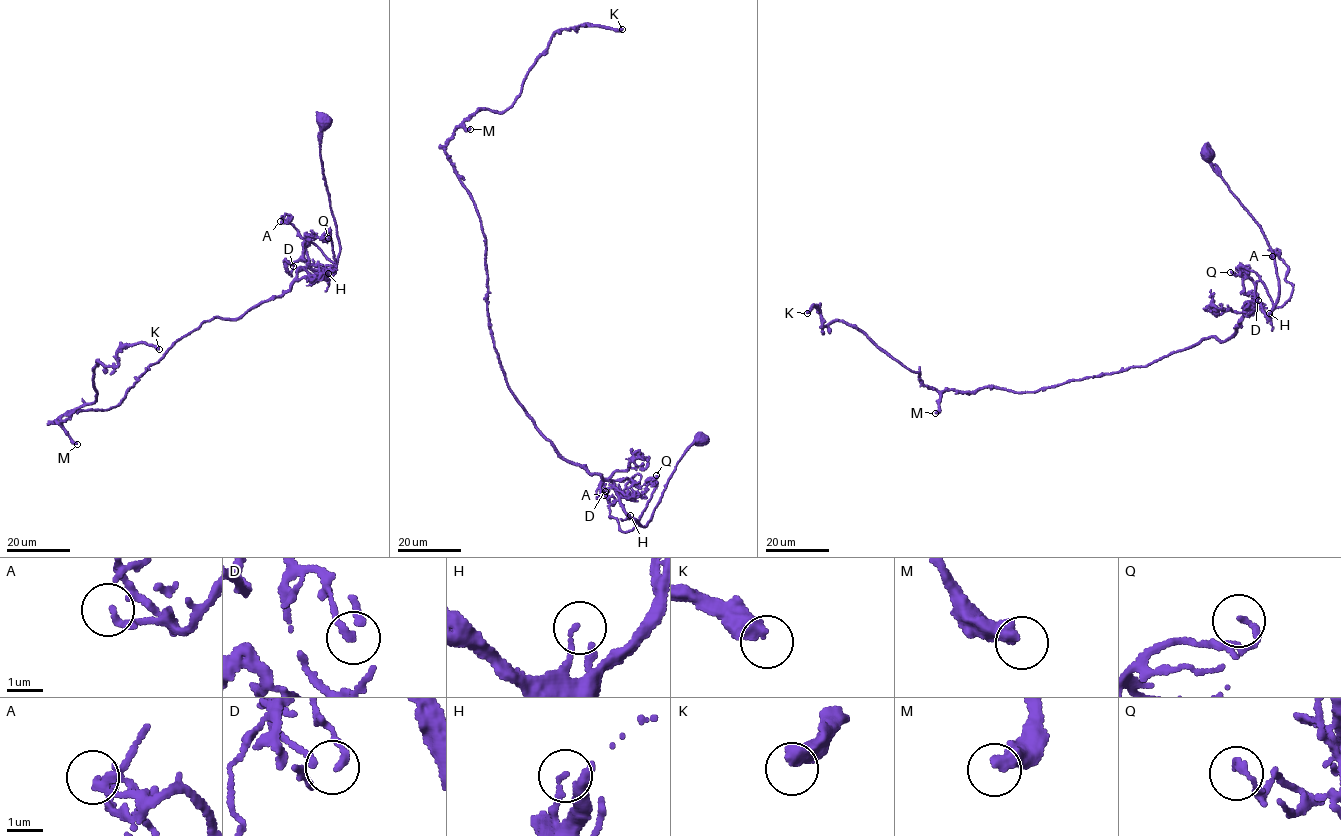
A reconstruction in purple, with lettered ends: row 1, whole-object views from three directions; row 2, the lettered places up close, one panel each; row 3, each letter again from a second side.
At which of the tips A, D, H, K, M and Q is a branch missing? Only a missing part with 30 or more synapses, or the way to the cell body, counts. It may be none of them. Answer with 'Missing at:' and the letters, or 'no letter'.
Missing at: K

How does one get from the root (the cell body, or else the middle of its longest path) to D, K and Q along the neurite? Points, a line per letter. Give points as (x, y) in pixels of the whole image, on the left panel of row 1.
D: (323, 122), (320, 158), (340, 254), (324, 278), (304, 241), (297, 260), (285, 260), (293, 266)
K: (323, 122), (335, 272), (305, 267), (175, 342), (116, 406), (52, 422), (93, 404), (96, 360), (159, 349)
Q: (323, 122), (320, 158), (340, 244), (337, 263), (330, 230), (320, 238), (328, 238)

